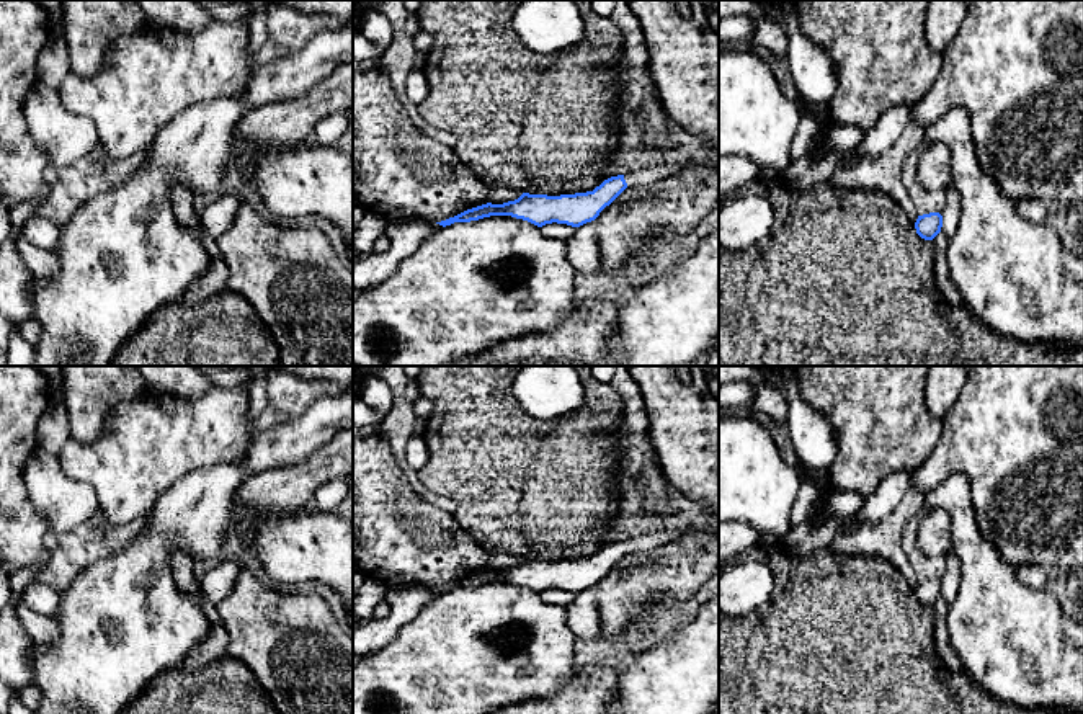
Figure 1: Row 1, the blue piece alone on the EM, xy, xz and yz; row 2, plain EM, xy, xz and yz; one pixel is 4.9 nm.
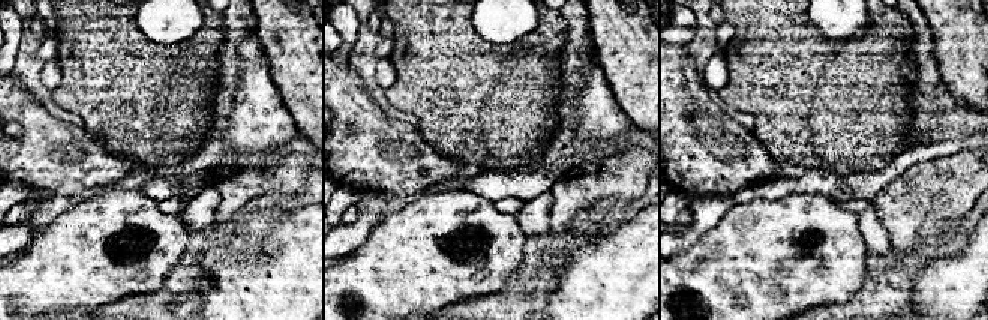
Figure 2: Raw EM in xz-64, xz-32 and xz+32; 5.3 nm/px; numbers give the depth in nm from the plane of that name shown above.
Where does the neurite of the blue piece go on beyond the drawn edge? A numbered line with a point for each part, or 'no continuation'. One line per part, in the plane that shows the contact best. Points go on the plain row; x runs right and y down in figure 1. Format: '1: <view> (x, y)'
1: xz (662, 536)

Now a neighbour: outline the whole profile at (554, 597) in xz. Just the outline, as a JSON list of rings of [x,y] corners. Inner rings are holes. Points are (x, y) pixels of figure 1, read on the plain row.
[[[552,588],[542,591],[541,596],[546,603],[568,606],[575,600],[577,593]]]

